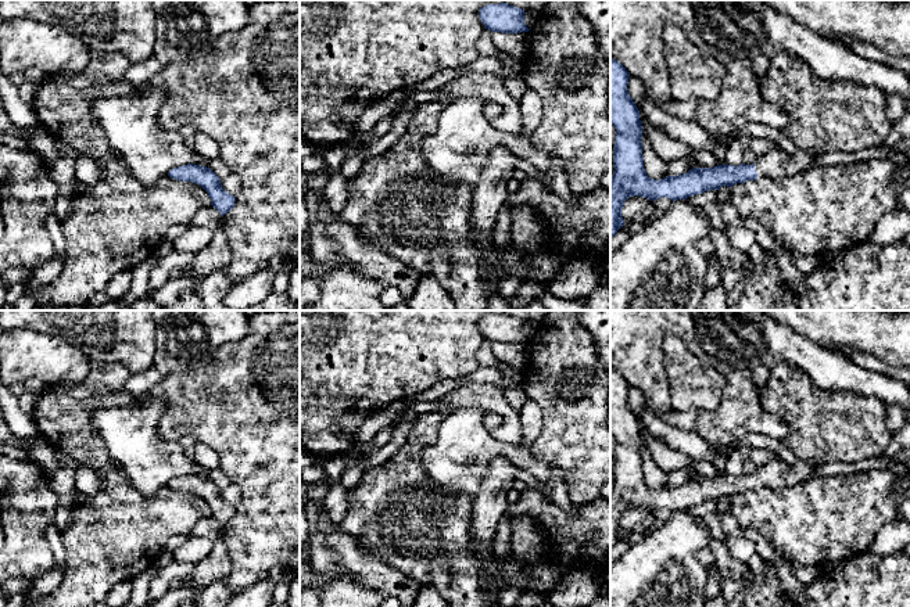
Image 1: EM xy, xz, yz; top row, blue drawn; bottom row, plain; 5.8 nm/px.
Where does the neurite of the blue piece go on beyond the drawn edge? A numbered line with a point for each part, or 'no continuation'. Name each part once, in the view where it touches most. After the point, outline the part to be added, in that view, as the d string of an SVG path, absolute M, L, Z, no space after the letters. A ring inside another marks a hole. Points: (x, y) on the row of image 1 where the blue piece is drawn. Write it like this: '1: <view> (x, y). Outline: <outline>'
1: yz (774, 164). Outline: M775 148L756 158L755 170L757 177L778 179L782 176L793 176L814 166L817 158L799 148L793 154Z

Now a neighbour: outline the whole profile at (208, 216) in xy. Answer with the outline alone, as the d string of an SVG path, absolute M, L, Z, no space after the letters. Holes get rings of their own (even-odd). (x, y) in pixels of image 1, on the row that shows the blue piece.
M207 205L200 208L189 223L216 230L222 227L222 215L212 205Z

